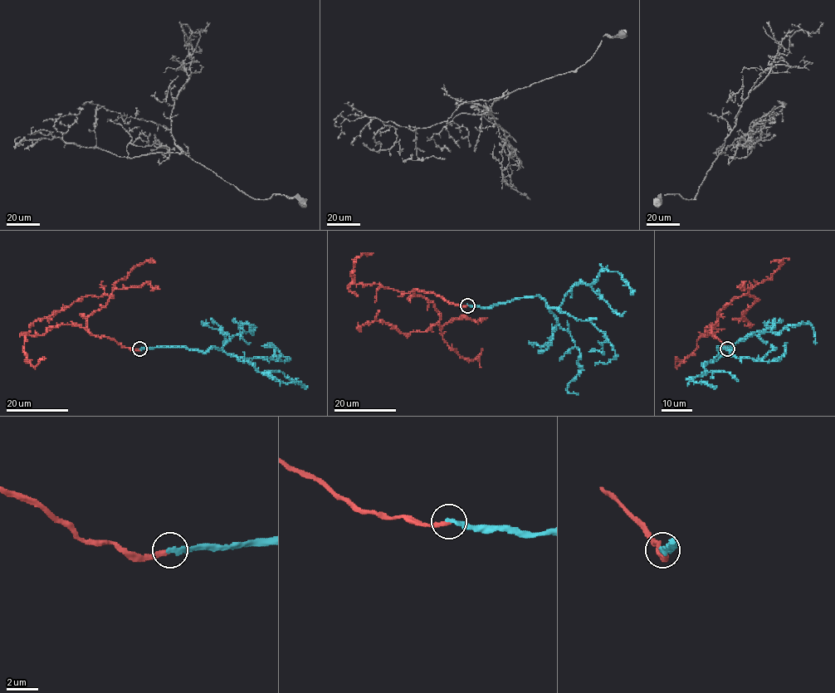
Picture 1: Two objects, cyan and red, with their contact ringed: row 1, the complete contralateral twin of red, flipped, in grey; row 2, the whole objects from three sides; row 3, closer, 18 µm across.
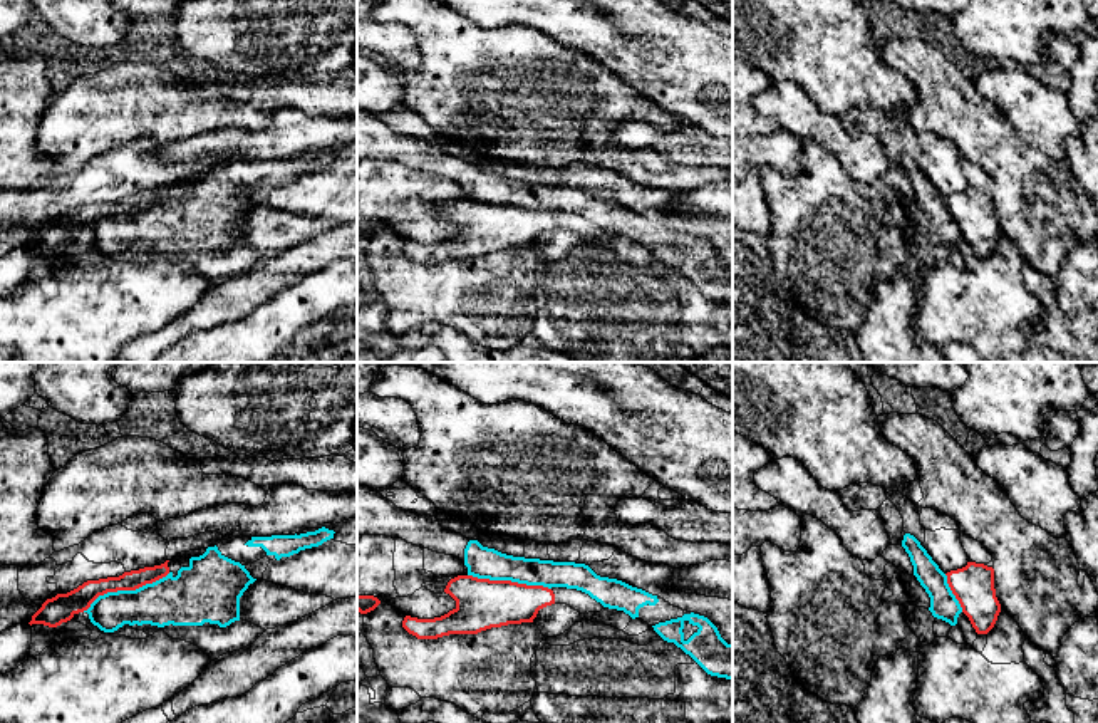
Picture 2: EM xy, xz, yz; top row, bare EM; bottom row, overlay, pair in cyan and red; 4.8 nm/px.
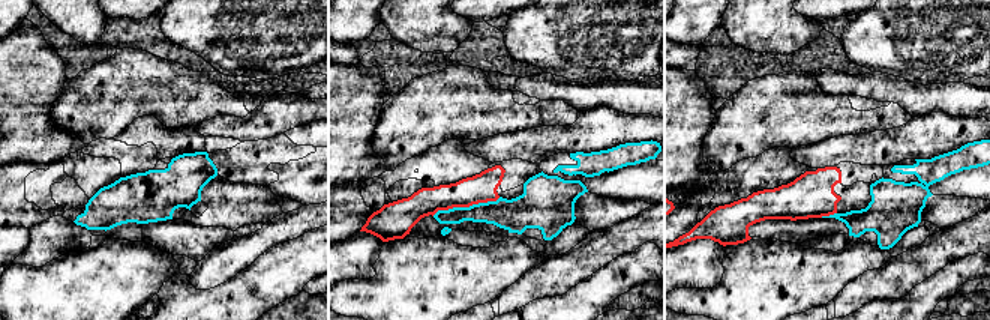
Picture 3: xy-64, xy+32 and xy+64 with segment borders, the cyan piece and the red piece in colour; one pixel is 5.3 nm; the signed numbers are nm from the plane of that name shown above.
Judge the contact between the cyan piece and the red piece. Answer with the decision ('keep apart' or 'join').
keep apart

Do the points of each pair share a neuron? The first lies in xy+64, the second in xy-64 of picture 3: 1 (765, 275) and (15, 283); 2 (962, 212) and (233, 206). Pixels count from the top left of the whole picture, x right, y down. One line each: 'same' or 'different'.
1: same
2: same

